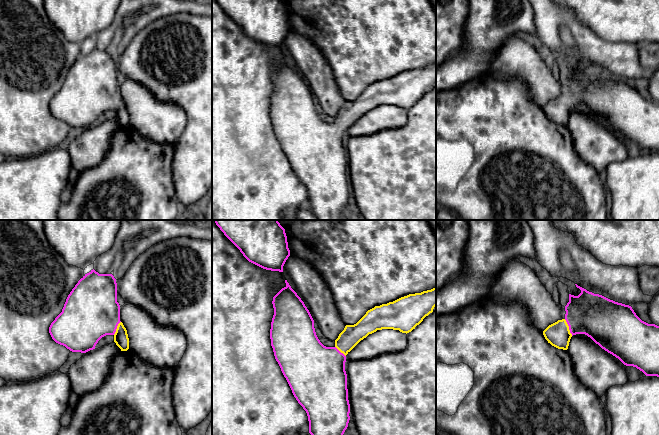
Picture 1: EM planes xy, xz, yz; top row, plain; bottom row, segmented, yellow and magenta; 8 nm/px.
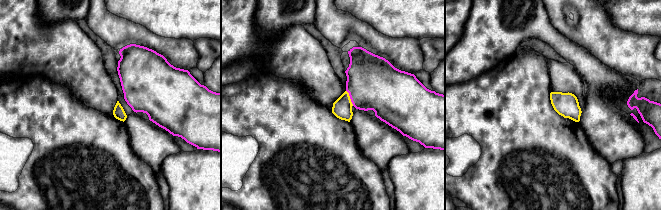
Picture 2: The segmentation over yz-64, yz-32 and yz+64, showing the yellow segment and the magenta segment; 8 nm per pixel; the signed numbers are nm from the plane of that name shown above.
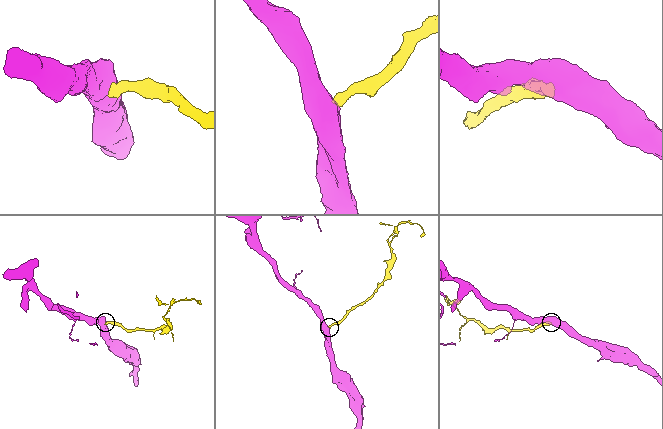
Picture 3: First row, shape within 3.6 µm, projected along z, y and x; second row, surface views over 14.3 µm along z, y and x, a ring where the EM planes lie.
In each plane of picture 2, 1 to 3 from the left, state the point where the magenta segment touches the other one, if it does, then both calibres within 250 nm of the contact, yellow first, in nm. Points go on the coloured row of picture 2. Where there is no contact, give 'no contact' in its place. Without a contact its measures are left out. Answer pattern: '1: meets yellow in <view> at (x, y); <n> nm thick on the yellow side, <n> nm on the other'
1: no contact
2: meets yellow in yz-32 at (349, 98); 160 nm thick on the yellow side, 420 nm on the other
3: no contact

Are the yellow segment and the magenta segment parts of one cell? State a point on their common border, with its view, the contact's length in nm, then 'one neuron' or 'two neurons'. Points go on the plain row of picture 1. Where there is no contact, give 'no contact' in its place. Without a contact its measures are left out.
yz (568, 103) | 150 nm | one neuron

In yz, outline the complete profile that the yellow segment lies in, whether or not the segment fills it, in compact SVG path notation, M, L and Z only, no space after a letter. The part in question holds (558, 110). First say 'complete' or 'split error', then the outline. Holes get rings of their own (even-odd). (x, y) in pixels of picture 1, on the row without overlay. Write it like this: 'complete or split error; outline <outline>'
split error; outline M575 61L581 69L578 72L569 70L565 94L549 101L543 107L548 119L558 125L567 126L573 111L585 110L624 141L636 143L646 152L659 153L659 102L642 97L629 81Z

